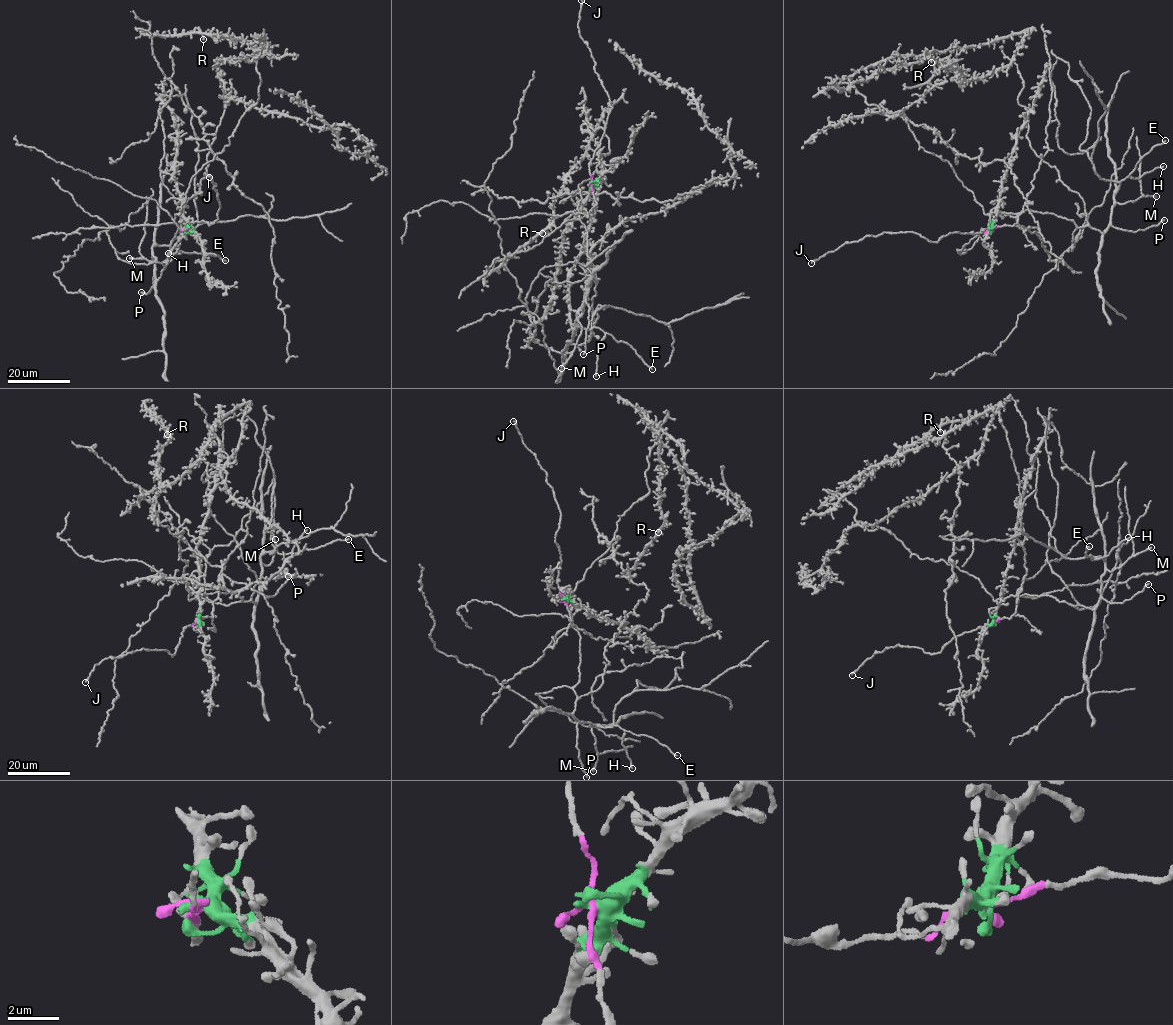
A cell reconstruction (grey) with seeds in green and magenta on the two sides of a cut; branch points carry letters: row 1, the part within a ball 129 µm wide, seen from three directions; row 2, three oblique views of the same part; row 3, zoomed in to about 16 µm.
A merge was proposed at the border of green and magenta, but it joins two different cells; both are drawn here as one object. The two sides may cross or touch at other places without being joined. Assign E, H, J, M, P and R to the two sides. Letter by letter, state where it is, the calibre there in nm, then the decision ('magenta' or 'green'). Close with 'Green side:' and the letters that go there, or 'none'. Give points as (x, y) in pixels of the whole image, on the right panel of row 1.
E: place (1165, 140); calibre 200 nm; green
H: place (1163, 166); calibre 190 nm; green
J: place (811, 263); calibre 190 nm; magenta
M: place (1156, 196); calibre 200 nm; green
P: place (1164, 220); calibre 200 nm; green
R: place (931, 62); calibre 190 nm; green
Green side: E, H, M, P, R

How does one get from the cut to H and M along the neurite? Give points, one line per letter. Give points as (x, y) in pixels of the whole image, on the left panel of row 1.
H: (186, 229), (187, 219), (175, 214), (178, 228), (157, 279), (153, 247), (181, 251), (168, 253)
M: (186, 229), (187, 219), (175, 214), (178, 228), (157, 279), (154, 255), (151, 262), (129, 258)

